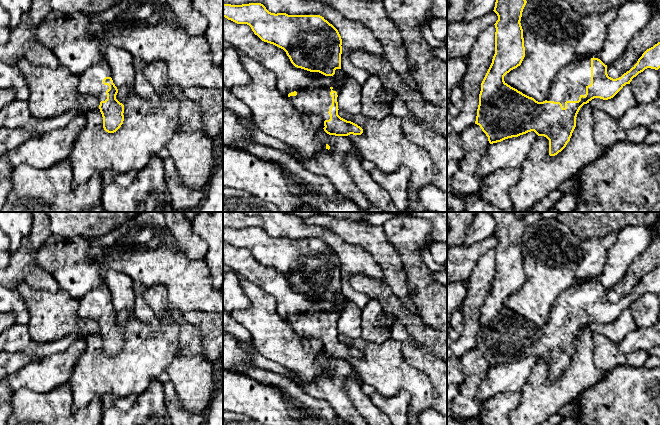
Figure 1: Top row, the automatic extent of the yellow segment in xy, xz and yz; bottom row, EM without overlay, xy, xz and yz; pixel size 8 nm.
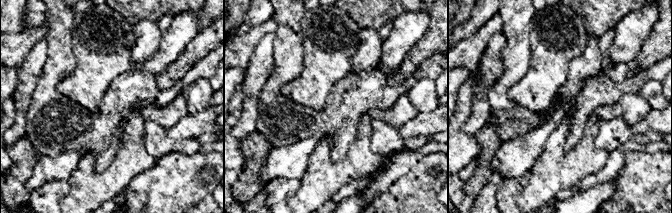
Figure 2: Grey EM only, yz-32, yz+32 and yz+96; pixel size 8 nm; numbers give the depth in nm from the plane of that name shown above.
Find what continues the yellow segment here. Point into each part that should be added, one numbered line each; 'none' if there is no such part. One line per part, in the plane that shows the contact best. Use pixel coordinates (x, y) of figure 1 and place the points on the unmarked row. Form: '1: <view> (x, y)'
1: yz (565, 312)

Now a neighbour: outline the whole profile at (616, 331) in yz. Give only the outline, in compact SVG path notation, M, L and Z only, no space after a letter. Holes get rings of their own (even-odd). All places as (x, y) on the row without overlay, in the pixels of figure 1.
M626 308L611 323L603 324L594 322L588 327L593 334L601 334L614 343L620 343L630 332L638 329L638 325L633 318L630 308Z

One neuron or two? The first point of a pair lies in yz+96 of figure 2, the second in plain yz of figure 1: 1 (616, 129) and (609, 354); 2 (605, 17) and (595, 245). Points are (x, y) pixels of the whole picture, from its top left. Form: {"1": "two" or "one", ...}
{"1": "one", "2": "two"}

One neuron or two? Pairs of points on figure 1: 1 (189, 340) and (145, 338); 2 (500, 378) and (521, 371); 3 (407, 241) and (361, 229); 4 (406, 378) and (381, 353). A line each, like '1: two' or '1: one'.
1: two
2: one
3: two
4: one

